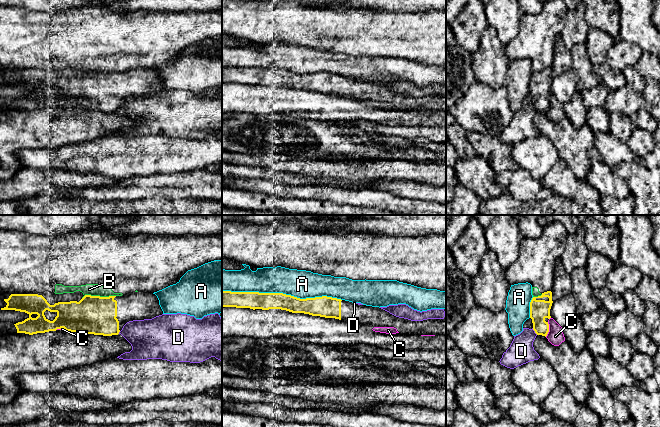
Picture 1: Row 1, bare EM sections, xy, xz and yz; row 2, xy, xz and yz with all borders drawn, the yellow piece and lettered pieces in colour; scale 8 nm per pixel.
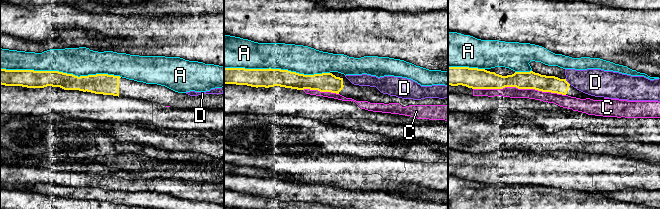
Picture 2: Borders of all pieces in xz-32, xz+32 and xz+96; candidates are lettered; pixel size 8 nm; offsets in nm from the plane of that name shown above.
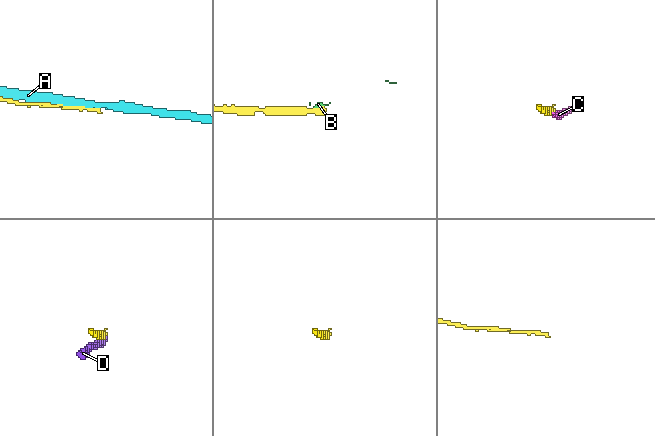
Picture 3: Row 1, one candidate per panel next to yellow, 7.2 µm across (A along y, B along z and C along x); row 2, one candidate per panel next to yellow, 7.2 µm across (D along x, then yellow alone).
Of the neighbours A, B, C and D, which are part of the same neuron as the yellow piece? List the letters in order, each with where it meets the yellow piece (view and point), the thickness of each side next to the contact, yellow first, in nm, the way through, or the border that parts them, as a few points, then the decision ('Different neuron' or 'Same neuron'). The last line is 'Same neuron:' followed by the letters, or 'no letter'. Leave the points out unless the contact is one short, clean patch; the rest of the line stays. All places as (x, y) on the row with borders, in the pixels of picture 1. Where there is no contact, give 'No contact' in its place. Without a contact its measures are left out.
A: Touches yellow at xz (282, 293). Thickness 140 nm (yellow) against 220 nm. Different neuron
B: Touches yellow at xy (98, 296). Thickness 300 nm (yellow) against 100 nm. Boundary: xy (115, 295), (85, 295), (82, 298). Different neuron
C: Touches yellow at yz (548, 329). Thickness 160 nm (yellow) against 140 nm. Different neuron
D: Touches yellow at yz (534, 330). Thickness 160 nm (yellow) against 200 nm. Boundary: yz (532, 328), (537, 334). Different neuron
Same neuron: no letter

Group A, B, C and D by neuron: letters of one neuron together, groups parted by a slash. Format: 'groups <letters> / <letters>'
groups A / B / C / D

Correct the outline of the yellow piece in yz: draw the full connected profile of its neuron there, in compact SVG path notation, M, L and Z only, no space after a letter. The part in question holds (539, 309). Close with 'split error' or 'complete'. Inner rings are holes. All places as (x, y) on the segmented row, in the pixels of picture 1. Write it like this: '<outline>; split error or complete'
M547 291L541 296L533 297L530 302L530 318L533 323L533 330L537 335L547 336L549 332L548 320L551 318L550 309L552 306L552 292Z; split error

